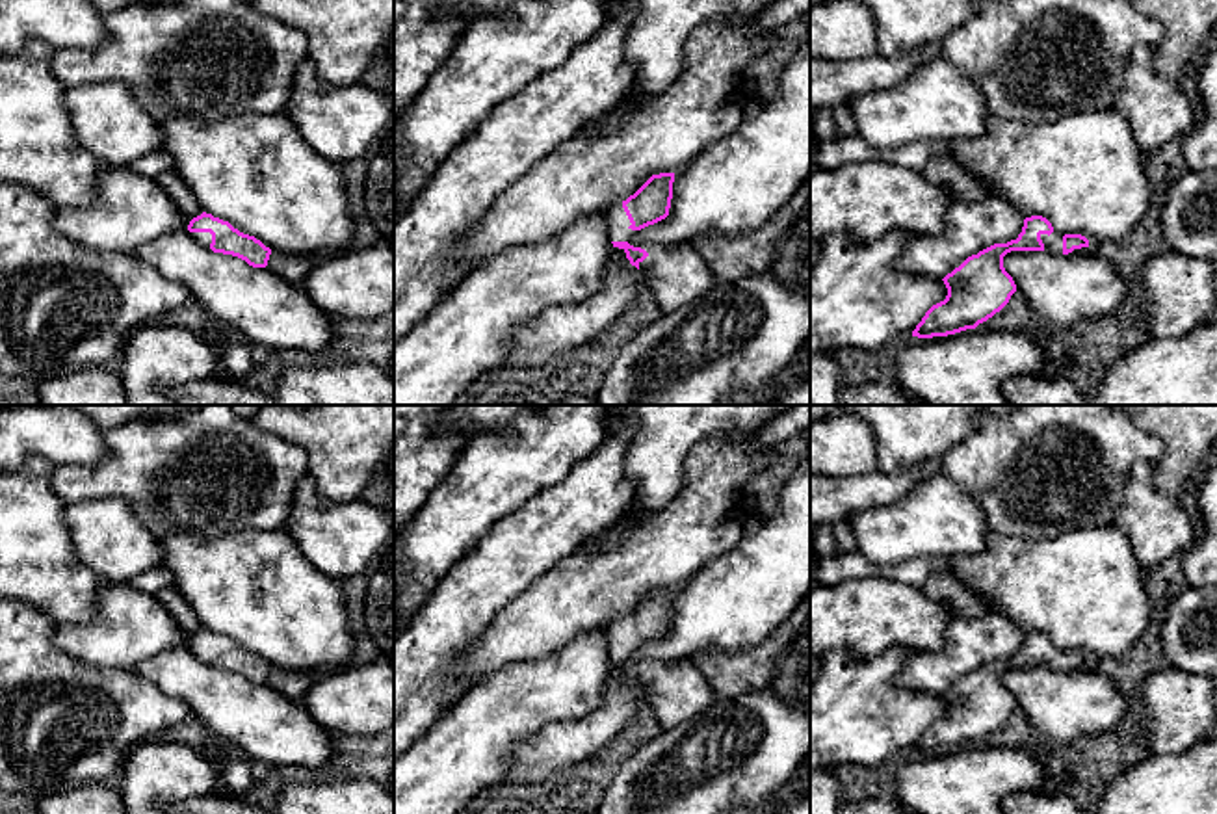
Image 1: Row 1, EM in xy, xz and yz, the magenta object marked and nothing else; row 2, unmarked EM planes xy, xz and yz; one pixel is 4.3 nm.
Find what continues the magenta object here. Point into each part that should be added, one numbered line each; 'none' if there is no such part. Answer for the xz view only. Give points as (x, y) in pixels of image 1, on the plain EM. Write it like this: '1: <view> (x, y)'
1: xz (617, 634)

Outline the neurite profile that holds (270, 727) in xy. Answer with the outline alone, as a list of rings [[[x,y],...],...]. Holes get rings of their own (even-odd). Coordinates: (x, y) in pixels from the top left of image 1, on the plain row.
[[[190,647],[165,650],[139,663],[136,673],[184,701],[191,716],[255,760],[314,769],[334,756],[331,732],[312,719],[301,701],[201,663]]]

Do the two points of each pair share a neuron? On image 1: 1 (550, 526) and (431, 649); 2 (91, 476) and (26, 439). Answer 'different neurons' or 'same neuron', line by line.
1: same neuron
2: different neurons

